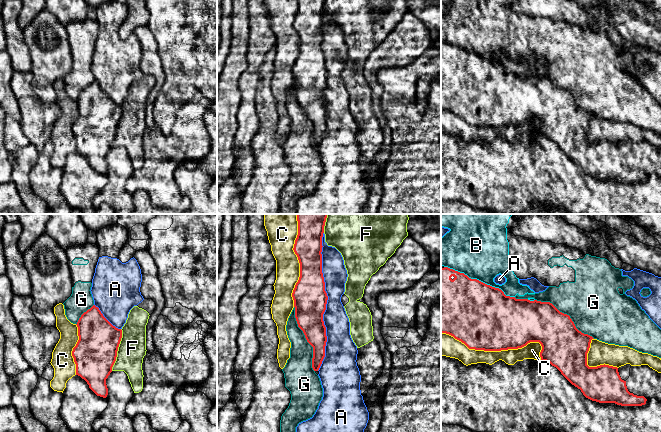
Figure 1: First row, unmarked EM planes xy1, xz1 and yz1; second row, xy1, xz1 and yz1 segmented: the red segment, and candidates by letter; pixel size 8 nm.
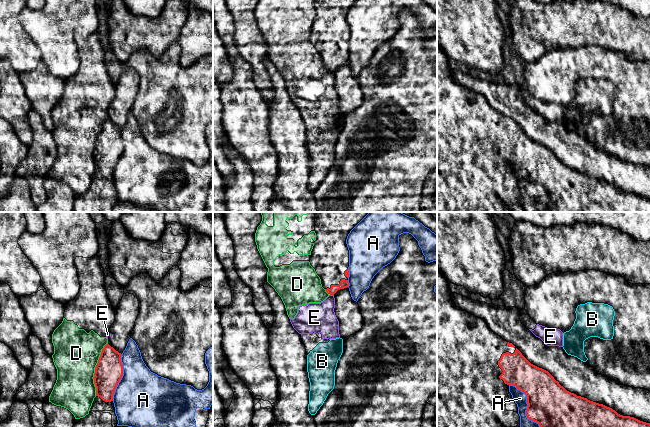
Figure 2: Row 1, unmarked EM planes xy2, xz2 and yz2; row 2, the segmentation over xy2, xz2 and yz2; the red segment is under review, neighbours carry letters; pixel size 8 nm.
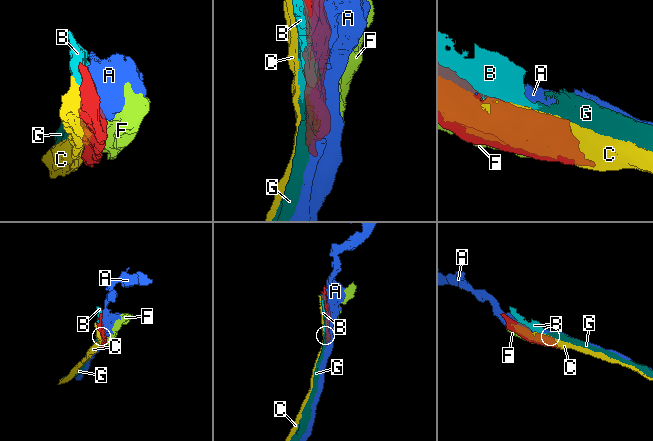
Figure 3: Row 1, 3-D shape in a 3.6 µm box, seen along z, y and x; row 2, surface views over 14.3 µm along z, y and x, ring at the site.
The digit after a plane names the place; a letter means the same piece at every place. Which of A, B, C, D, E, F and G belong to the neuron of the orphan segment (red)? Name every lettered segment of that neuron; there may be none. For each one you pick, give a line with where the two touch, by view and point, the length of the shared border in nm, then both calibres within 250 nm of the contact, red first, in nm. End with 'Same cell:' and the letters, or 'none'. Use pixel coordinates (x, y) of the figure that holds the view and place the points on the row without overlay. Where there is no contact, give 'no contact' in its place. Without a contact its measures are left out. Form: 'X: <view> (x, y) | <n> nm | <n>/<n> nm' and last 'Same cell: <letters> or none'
Same cell: none

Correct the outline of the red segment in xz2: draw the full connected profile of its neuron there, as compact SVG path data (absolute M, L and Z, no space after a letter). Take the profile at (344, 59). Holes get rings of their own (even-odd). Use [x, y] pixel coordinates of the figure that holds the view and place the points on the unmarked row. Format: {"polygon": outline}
{"polygon": "M315 0L316 16L310 41L330 71L349 62L349 26L346 15L357 0Z"}

